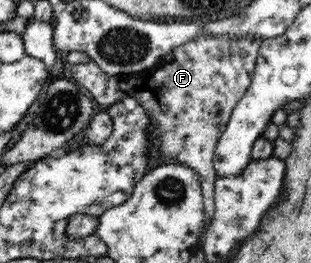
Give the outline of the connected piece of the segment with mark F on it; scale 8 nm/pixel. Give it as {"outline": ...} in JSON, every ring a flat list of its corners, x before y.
{"outline":[[198,35,163,54,154,66,147,68,146,73,134,75,132,81,127,75,106,74,92,60,73,64,70,74,72,80,95,99,99,111,107,111,122,98,137,98,155,124,160,154,193,168,200,175,204,224,209,226,215,212,217,172,213,160,216,144,228,126,234,106,251,85,262,40,262,37,254,35,231,39]]}

